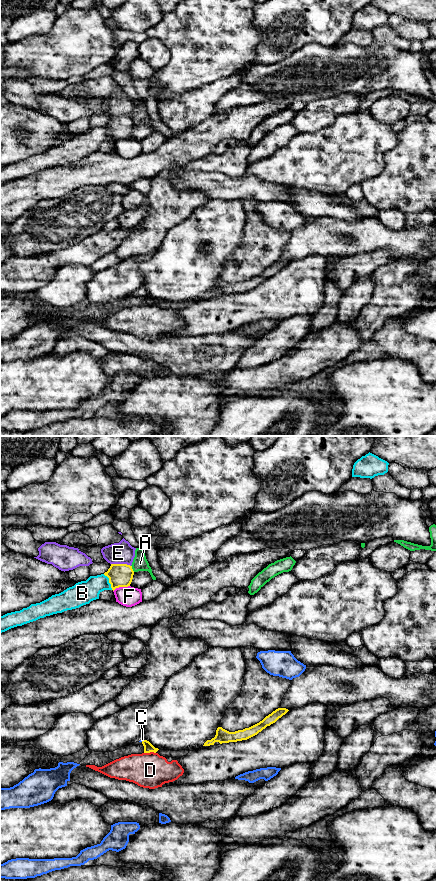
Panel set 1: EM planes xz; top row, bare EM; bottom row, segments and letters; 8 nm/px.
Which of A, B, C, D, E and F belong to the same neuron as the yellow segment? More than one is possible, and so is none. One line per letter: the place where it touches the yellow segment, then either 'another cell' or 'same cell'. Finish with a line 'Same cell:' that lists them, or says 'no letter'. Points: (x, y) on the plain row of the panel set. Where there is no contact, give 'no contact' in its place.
A: xz (131, 120) | another cell
B: xz (109, 133) | another cell
C: no contact | another cell
D: xz (149, 304) | another cell
E: xz (121, 116) | another cell
F: xz (121, 138) | another cell
Same cell: no letter

